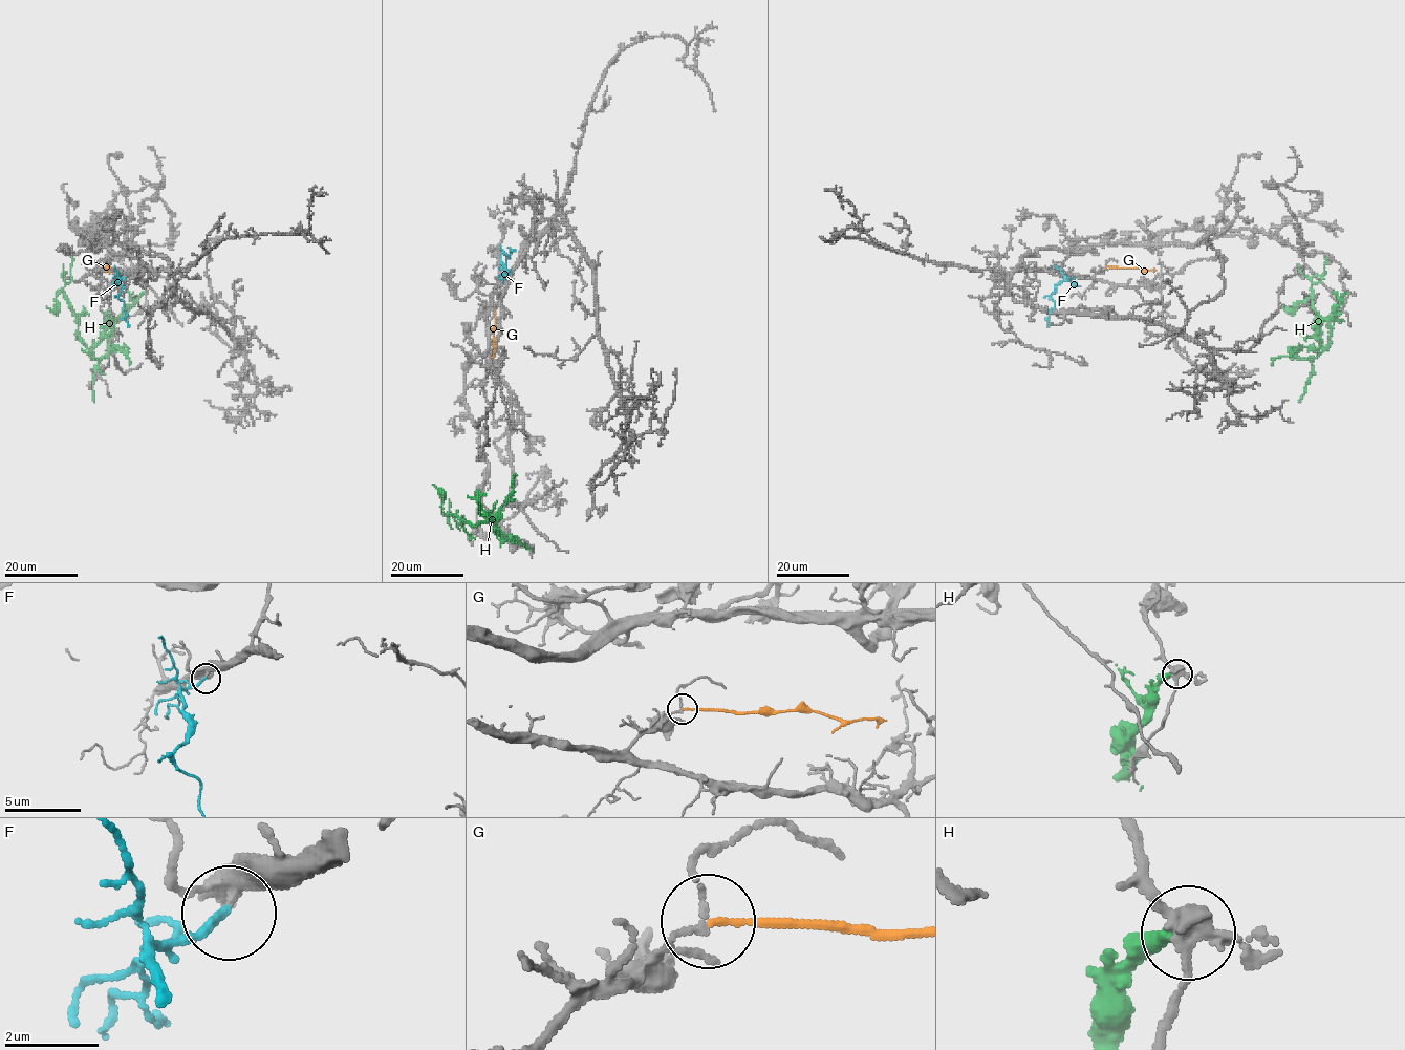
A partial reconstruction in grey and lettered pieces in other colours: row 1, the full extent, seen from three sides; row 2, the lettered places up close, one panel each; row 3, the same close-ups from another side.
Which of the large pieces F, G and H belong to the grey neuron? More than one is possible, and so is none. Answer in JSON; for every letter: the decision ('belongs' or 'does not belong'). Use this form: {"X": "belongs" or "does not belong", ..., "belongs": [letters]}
{"F": "belongs", "G": "does not belong", "H": "does not belong", "belongs": ["F"]}

